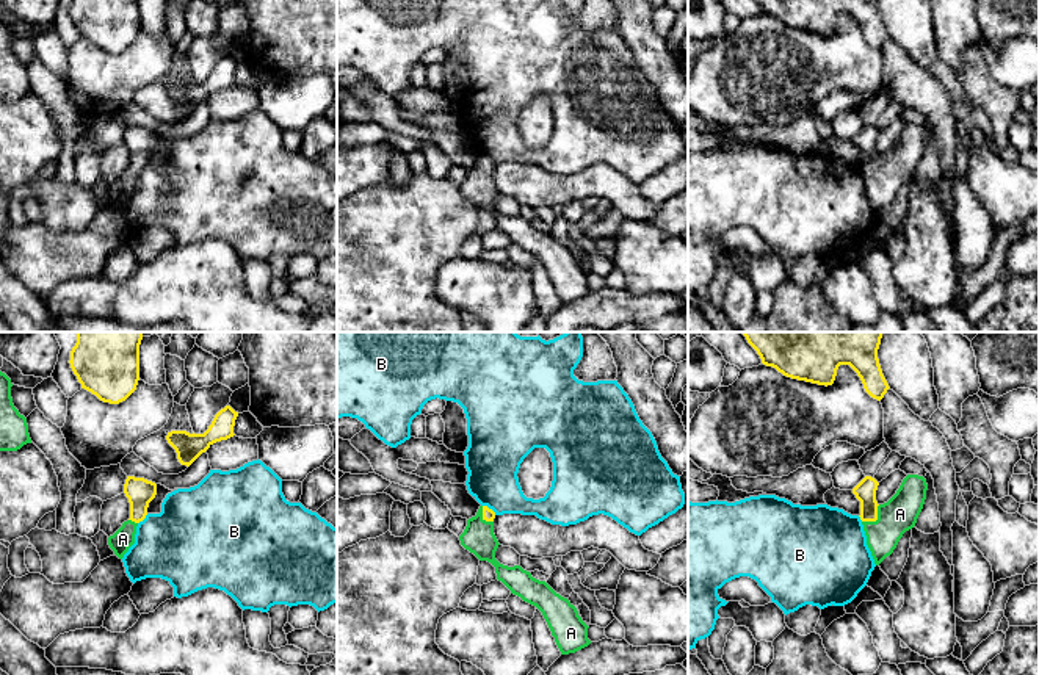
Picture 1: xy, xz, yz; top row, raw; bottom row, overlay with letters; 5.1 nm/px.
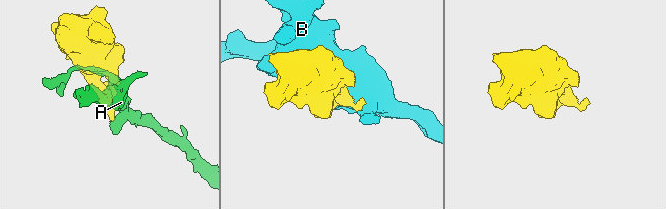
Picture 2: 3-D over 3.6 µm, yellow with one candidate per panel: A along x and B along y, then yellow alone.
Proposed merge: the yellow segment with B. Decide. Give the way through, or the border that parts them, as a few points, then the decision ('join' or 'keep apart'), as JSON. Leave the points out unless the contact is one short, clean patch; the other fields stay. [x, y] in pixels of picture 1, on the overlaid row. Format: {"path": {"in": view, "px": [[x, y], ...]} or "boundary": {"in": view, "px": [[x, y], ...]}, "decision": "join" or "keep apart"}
{"boundary": {"in": "xz", "px": [[483, 505], [495, 514]]}, "decision": "keep apart"}

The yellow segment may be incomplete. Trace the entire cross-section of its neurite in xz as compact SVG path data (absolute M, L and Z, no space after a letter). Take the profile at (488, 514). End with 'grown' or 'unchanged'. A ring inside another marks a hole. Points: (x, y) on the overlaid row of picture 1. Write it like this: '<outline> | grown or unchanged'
M480 506L475 517L467 520L464 532L459 536L461 545L473 553L480 561L487 561L495 567L497 579L511 594L536 606L550 631L561 655L575 653L591 644L588 625L578 615L577 608L556 594L545 581L531 576L520 565L508 567L495 559L498 540L494 534L495 512L487 506Z | grown

